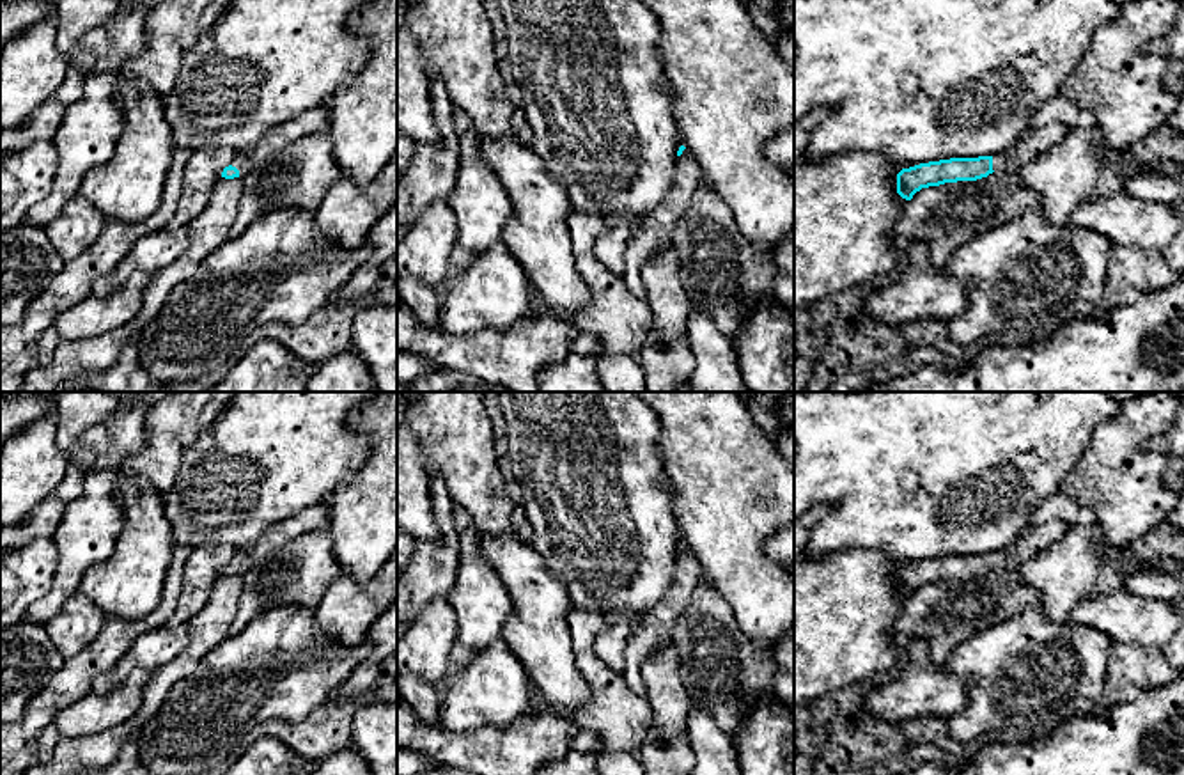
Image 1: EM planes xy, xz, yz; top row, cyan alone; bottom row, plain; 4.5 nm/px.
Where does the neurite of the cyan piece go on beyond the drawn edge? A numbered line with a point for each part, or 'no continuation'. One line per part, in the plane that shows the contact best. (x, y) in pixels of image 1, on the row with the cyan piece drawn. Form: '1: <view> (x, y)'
1: yz (1034, 140)

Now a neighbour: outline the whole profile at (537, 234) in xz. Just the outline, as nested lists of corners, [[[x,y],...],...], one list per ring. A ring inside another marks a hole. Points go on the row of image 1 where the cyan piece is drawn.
[[[518,137],[480,138],[480,151],[512,204],[502,243],[521,264],[546,309],[569,319],[592,303],[592,293],[574,264],[567,190]]]

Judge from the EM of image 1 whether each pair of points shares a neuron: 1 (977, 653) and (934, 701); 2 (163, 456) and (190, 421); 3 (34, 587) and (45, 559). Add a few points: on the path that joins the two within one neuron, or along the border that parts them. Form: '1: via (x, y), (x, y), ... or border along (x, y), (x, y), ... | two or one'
1: border along (942, 665), (966, 690), (966, 703), (952, 717) | two
2: via (163, 447), (181, 430) | one
3: via (36, 580), (38, 566) | one

